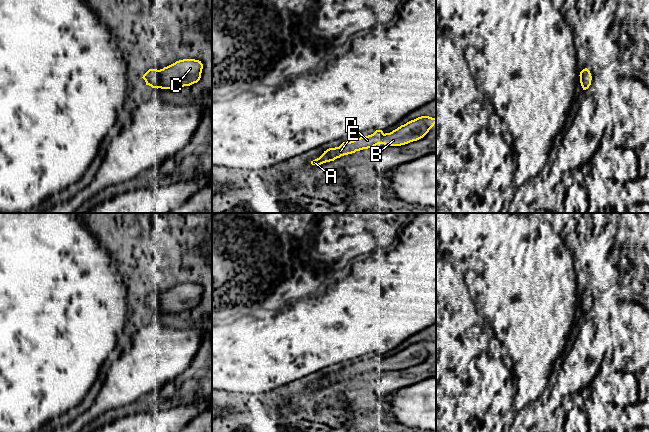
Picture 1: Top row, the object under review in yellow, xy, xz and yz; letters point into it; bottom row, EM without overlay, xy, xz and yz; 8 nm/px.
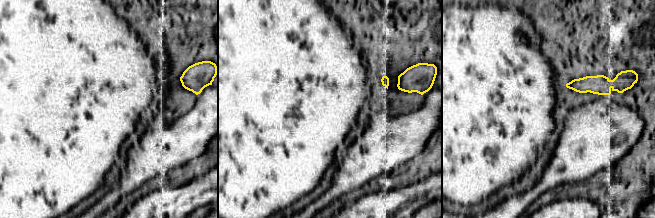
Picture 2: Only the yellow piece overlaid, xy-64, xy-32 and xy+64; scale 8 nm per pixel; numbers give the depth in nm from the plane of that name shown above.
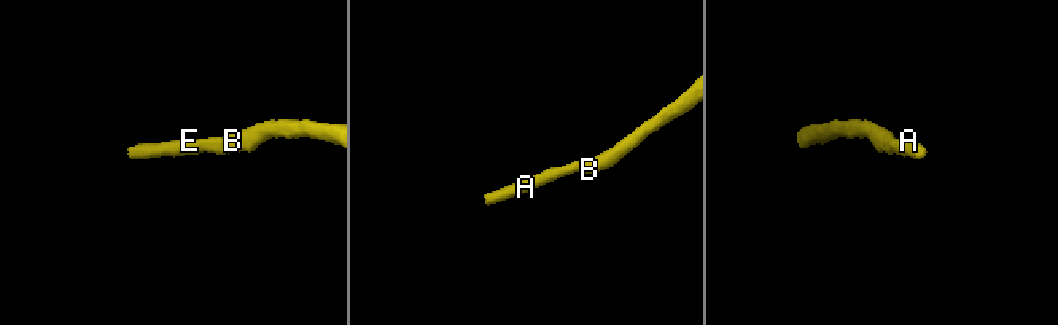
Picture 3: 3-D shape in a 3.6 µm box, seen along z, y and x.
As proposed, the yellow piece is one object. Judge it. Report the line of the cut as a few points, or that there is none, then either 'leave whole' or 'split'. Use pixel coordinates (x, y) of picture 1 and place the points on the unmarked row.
no cut; leave whole

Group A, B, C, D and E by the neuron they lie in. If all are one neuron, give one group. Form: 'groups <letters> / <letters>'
groups A B C D E

